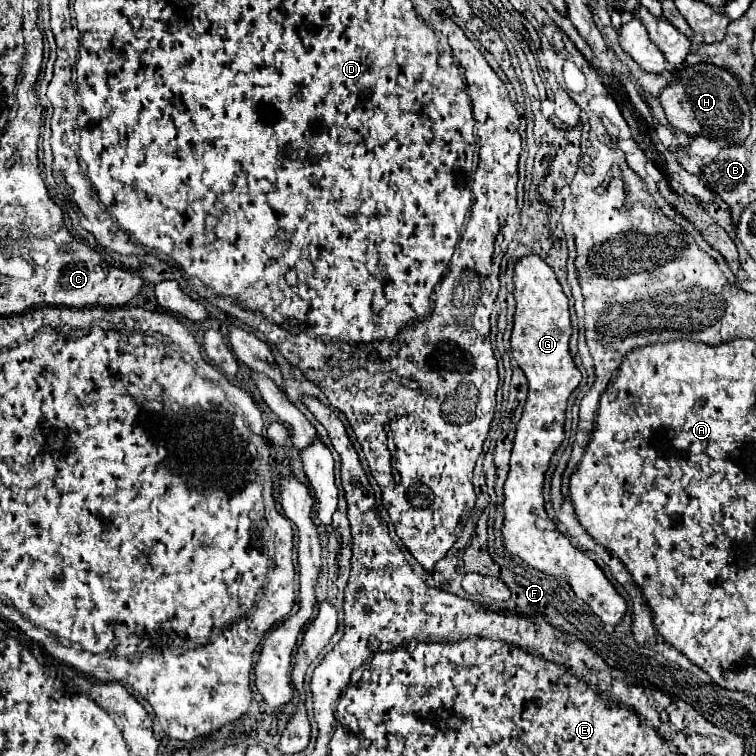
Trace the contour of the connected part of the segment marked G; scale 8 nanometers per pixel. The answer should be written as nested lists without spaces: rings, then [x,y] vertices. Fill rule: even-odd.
[[[523,256],[513,268],[515,282],[515,322],[511,332],[511,350],[519,368],[529,382],[529,396],[523,406],[523,416],[517,424],[511,468],[504,485],[503,500],[503,548],[505,554],[519,556],[525,564],[551,576],[565,578],[575,592],[605,624],[619,624],[627,606],[623,596],[605,578],[603,570],[581,550],[577,550],[569,538],[555,536],[555,526],[545,514],[543,483],[549,468],[551,454],[563,442],[565,408],[571,392],[581,382],[581,372],[569,354],[571,320],[567,296],[555,278],[555,272],[537,256]]]

